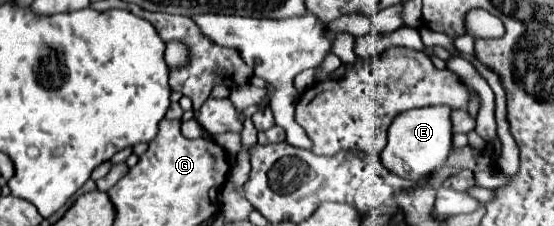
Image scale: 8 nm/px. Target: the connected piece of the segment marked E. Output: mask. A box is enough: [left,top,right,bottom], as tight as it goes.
[381,106,453,182]

